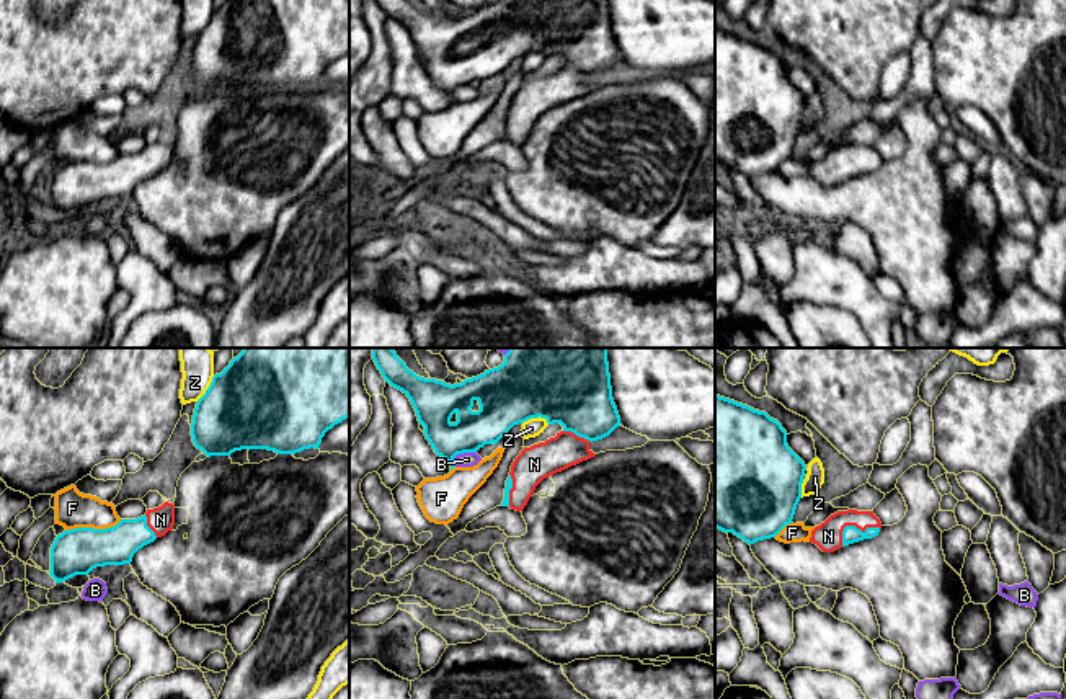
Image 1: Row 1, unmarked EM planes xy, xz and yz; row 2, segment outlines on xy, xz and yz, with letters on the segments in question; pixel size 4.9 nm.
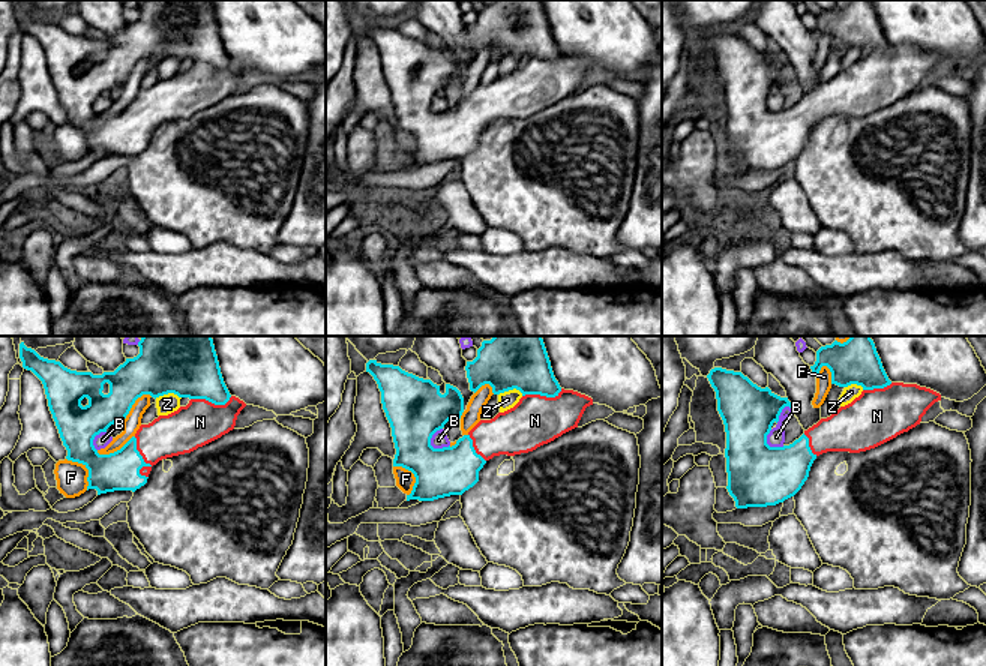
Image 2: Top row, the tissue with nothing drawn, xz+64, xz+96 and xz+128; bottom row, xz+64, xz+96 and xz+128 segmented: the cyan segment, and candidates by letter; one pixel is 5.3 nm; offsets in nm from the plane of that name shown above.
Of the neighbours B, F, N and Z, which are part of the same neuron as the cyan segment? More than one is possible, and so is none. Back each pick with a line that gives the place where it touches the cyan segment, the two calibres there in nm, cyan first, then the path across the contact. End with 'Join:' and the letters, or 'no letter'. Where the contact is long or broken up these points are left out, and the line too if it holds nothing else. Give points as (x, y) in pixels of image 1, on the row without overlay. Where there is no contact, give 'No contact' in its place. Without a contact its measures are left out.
N: Touches cyan at yz (852, 160). Thickness 90 nm (cyan) against 140 nm
Join: N

